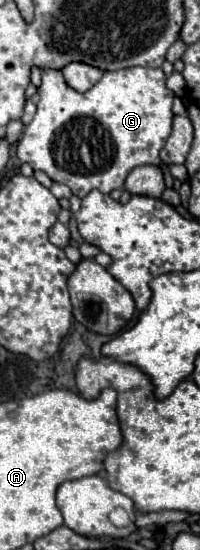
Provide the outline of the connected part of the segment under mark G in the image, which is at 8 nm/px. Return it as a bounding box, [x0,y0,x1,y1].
[16,67,174,197]

